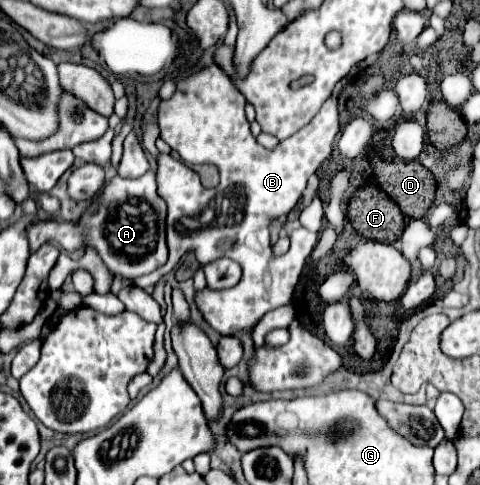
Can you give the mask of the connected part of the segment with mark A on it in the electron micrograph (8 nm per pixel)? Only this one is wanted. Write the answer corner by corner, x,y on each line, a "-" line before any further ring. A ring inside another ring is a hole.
148,171
138,179
122,179
114,177
104,185
102,193
86,207
74,223
58,223
58,221
40,220
28,227
28,239
32,251
36,251
44,241
56,239
64,249
86,249
92,247
108,267
112,275
124,277
142,277
152,273
168,259
166,247
166,201
156,191
156,175
-
148,203
148,207
140,207

